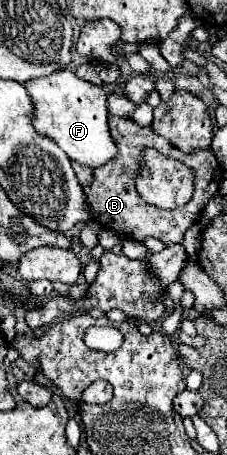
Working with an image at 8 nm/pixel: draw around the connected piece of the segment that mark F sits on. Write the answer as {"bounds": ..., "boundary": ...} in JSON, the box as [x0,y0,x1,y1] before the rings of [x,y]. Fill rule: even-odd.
{"bounds":[24,71,116,169],"boundary":[[[54,71],[52,75],[32,79],[24,83],[32,103],[32,123],[38,133],[44,133],[56,141],[60,149],[66,151],[66,155],[72,161],[78,161],[82,165],[88,165],[90,169],[96,169],[110,161],[116,155],[116,145],[112,143],[110,131],[108,131],[108,107],[106,107],[106,91],[78,79],[74,71]]]}

